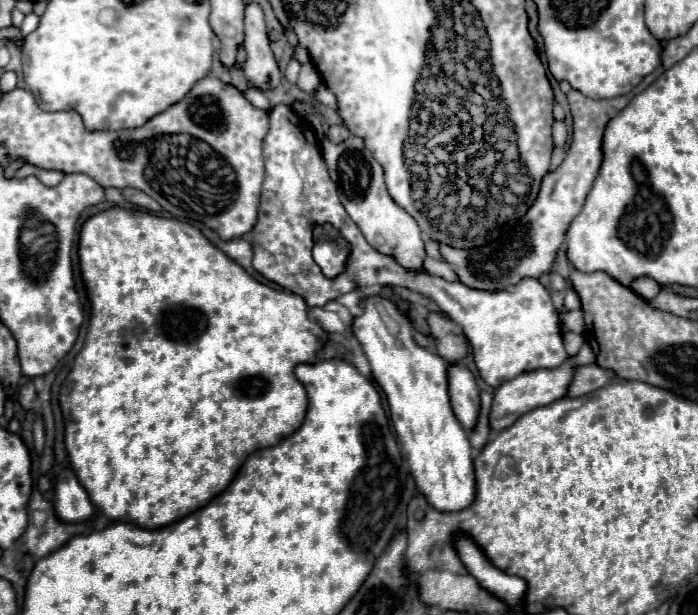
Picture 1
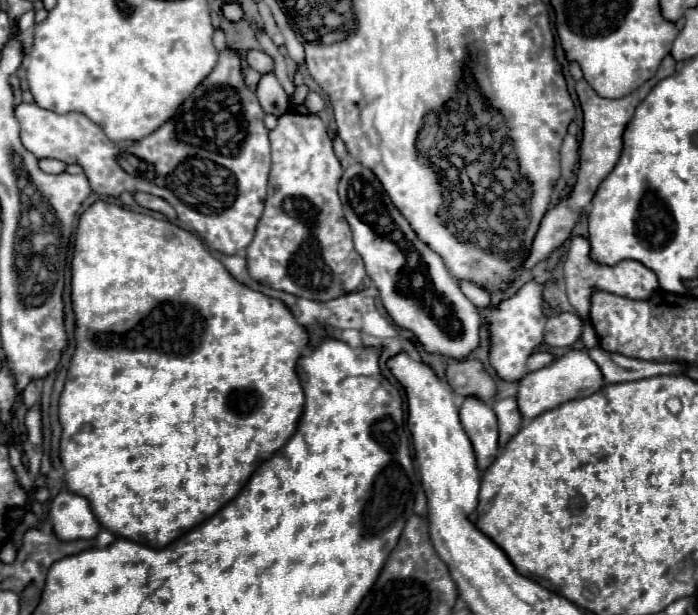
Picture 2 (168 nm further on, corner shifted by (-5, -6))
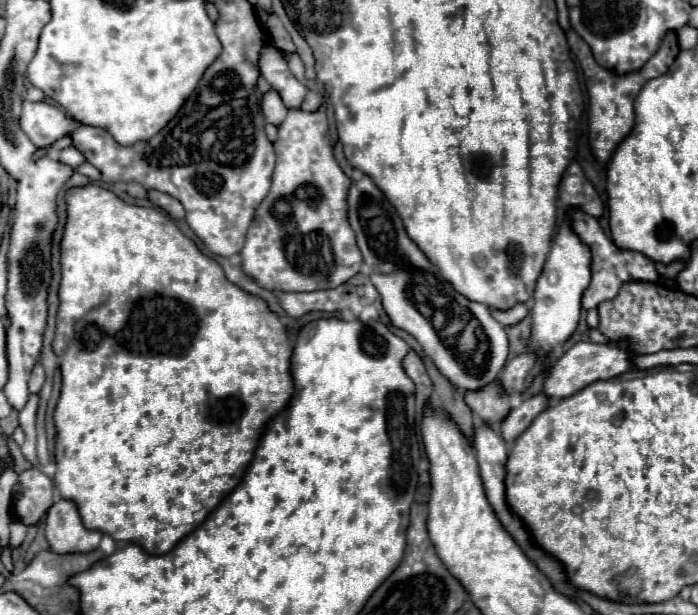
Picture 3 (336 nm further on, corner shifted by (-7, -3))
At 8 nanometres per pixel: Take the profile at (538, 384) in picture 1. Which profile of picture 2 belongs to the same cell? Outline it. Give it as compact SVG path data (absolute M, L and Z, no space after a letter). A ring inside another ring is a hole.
M571 348L569 352L565 352L563 356L559 356L551 366L529 372L521 384L519 384L519 410L523 414L523 418L535 418L563 402L575 400L575 398L585 398L597 390L601 390L605 386L605 378L601 368L591 360L591 356L585 350L577 350Z

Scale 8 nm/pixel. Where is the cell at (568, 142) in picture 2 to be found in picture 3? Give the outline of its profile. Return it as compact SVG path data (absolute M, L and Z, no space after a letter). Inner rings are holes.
M569 207L567 209L567 219L571 219L571 229L575 231L575 235L579 235L579 239L583 239L583 243L587 243L587 247L591 247L591 283L587 287L587 291L583 293L583 309L595 309L601 301L613 299L615 295L619 295L623 283L633 283L633 281L649 281L649 283L657 283L661 277L655 269L655 263L635 251L619 251L611 239L603 233L599 221L587 213L583 213L577 207Z

